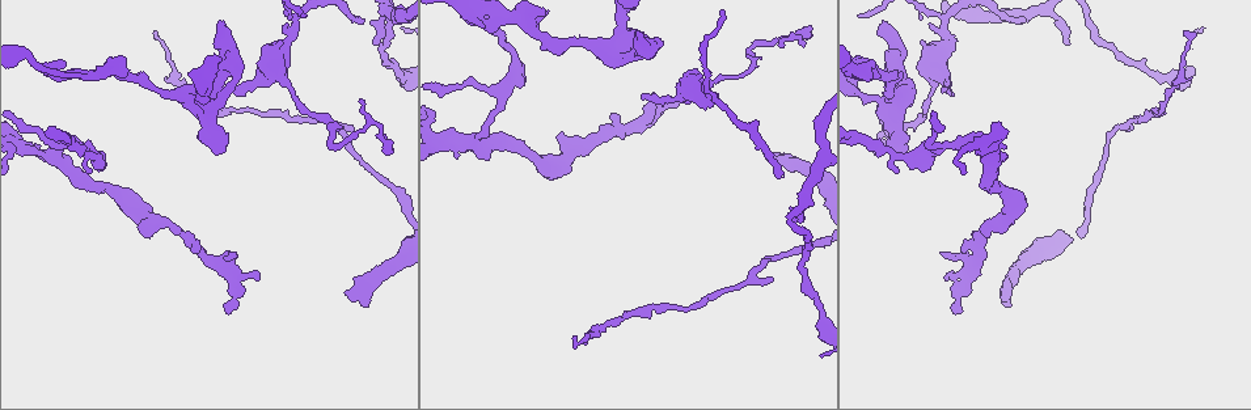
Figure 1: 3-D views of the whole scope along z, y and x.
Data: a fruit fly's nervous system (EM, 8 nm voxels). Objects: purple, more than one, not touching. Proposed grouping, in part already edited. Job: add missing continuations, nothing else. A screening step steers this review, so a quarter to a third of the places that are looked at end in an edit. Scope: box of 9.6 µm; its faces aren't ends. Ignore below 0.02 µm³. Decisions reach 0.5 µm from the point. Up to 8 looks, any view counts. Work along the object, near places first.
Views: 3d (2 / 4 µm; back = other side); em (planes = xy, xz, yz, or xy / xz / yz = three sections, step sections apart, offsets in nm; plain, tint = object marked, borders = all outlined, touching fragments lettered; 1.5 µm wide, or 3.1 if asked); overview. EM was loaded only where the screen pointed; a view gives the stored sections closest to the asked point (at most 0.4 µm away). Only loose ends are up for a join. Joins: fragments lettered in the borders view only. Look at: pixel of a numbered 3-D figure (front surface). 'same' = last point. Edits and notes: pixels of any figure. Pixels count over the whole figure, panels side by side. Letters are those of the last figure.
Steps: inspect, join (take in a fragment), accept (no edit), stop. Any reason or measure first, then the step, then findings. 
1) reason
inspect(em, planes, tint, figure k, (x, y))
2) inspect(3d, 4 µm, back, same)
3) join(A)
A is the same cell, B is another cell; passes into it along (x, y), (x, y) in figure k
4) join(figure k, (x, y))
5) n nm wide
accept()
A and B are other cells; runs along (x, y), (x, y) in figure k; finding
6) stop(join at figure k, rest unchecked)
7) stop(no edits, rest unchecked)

inspect(3d, 2 µm, figure 1, (880, 25))

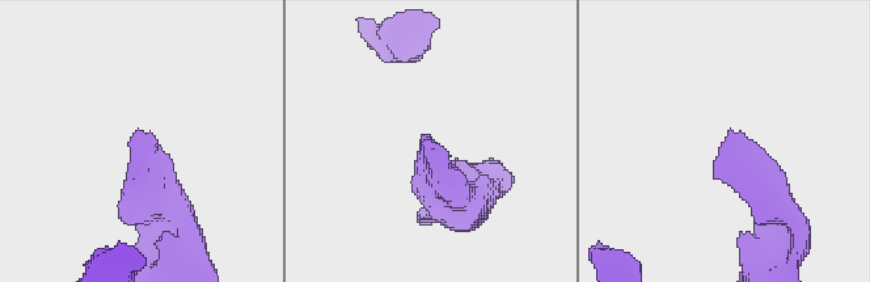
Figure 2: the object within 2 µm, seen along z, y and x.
inspect(em, planes, borders, figure 2, (421, 140))

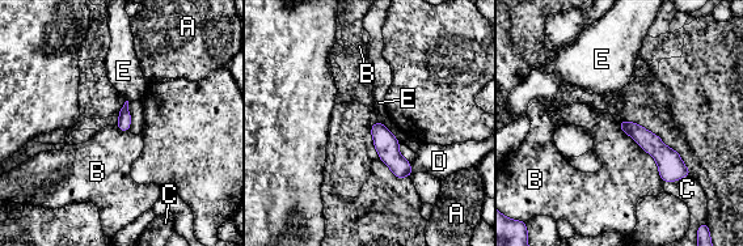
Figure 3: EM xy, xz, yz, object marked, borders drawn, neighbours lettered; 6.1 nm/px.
accept()
A, B, C, D and E are other cells; runs along (623, 124), (684, 170) in figure 3; no lettered fragment goes on from it

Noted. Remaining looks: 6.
free end
inspect(3d, 4 µm, figure 1, (226, 311))

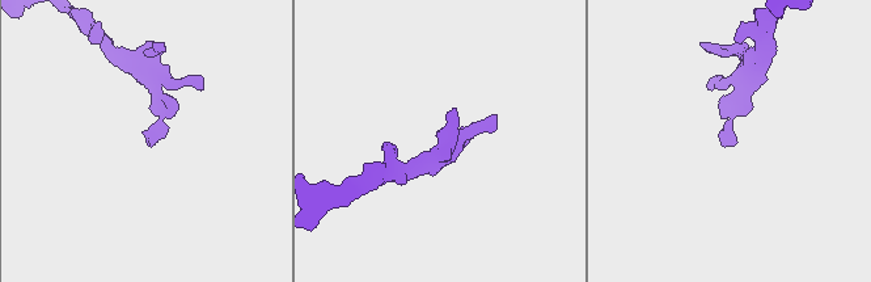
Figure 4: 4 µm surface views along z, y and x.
now the EM
inspect(em, planes, borders, figure 4, (736, 141))

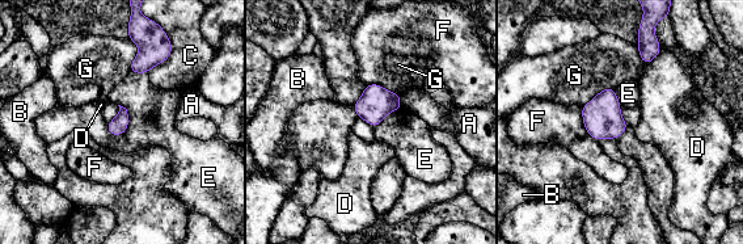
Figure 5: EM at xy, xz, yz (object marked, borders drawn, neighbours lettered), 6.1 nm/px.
accept()
A, B, C, D, E, F and G are other cells; border along (118, 104), (127, 127), (112, 135) in figure 5; none of them fits

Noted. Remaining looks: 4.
free end
inspect(3d, 2 µm, back, figure 1, (372, 44))

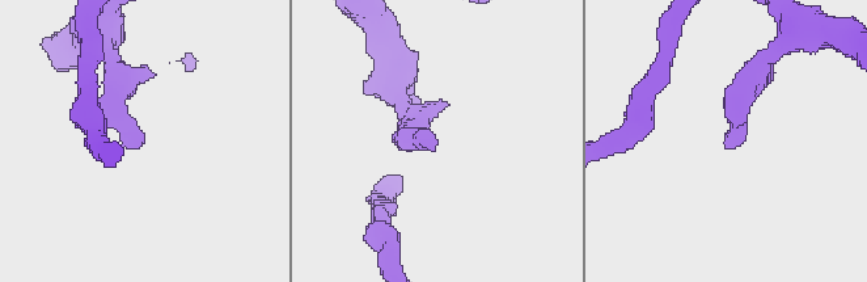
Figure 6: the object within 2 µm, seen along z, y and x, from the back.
now the EM
inspect(em, xz, step 8, borders, figure 6, (728, 146))

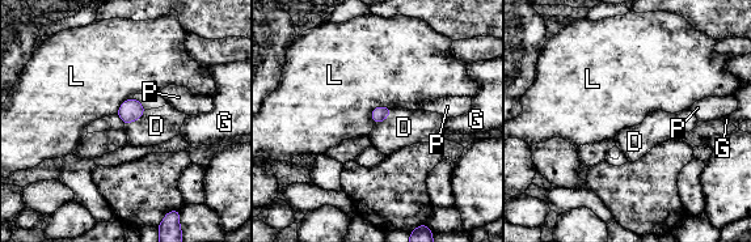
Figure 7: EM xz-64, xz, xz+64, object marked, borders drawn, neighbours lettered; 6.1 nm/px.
join(D)
D is the same cell, G, L and P are other cells; it goes on there

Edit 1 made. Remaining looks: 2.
stop(join at figure 7, rest unchecked)

